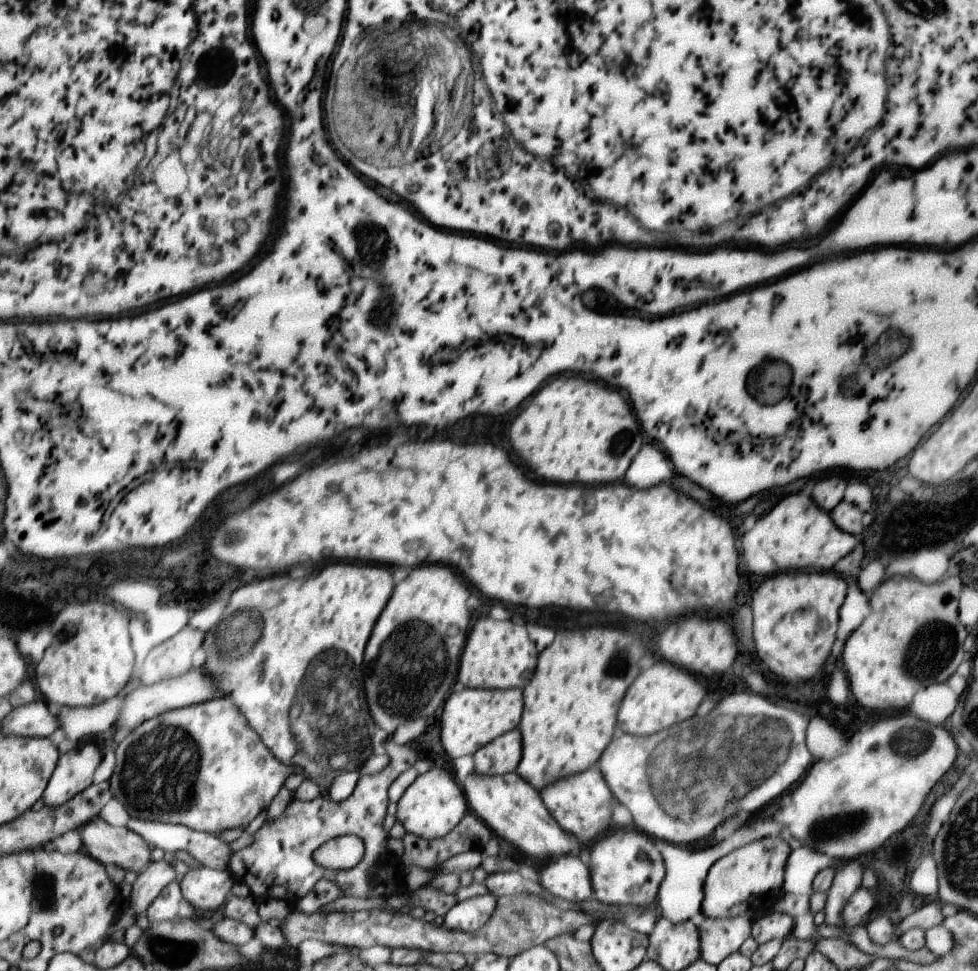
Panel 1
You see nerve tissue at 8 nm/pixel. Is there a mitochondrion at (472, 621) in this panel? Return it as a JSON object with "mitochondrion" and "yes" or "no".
{"mitochondrion":"no"}

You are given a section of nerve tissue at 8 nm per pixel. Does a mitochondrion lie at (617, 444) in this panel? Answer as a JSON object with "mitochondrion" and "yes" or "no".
{"mitochondrion":"yes"}

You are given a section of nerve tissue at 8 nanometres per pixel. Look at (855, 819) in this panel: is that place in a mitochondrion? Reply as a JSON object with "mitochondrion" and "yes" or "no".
{"mitochondrion":"yes"}

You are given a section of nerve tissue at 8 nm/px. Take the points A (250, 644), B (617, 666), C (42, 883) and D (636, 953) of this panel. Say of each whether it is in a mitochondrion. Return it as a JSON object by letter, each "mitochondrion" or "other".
{"A":"mitochondrion","B":"mitochondrion","C":"mitochondrion","D":"other"}

